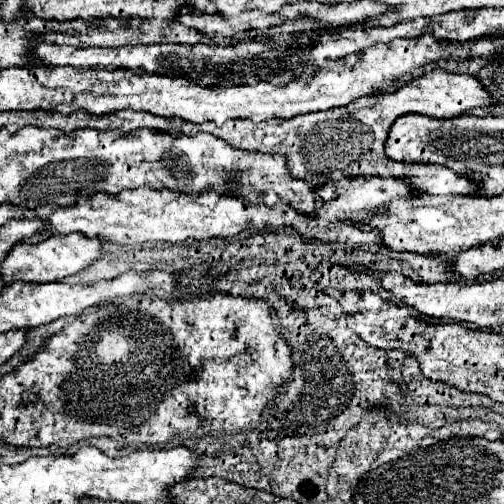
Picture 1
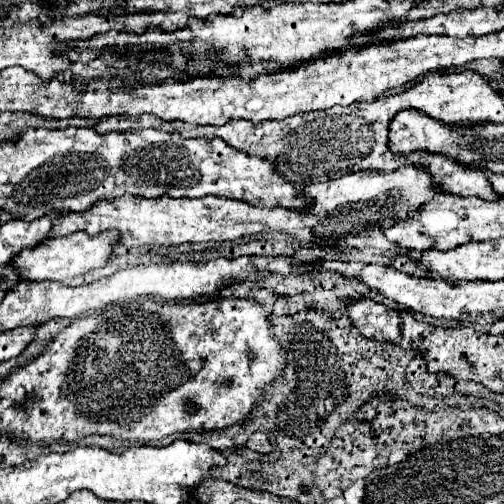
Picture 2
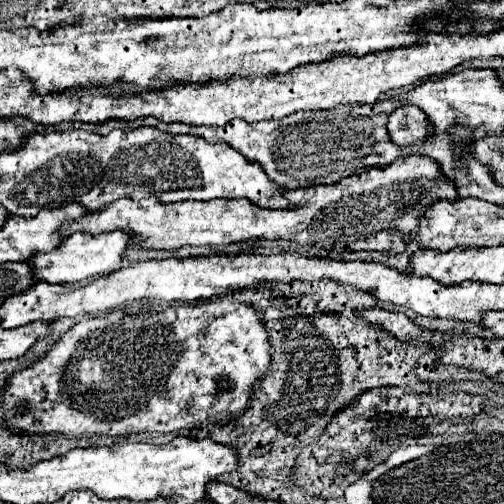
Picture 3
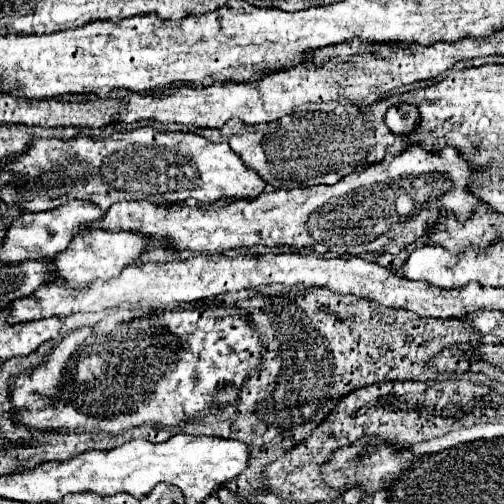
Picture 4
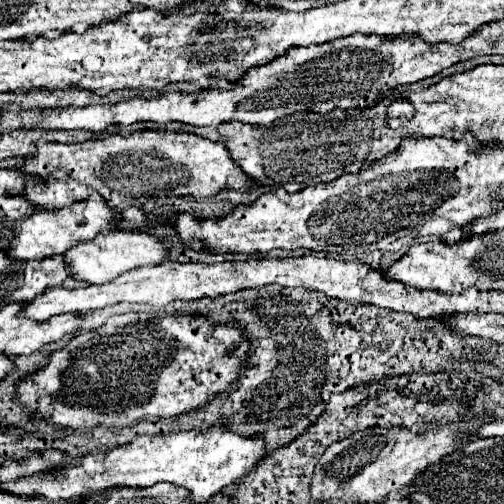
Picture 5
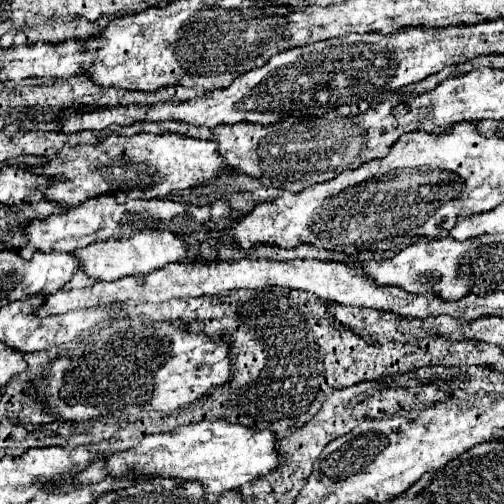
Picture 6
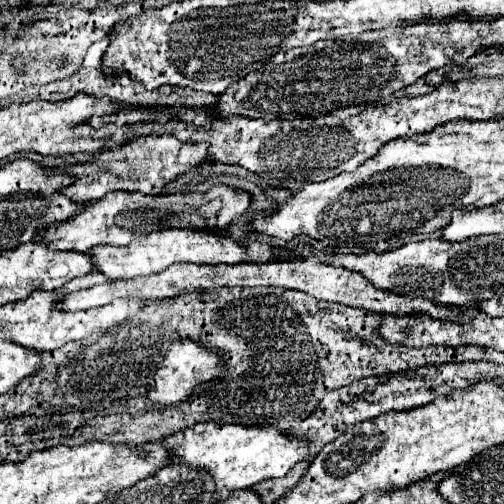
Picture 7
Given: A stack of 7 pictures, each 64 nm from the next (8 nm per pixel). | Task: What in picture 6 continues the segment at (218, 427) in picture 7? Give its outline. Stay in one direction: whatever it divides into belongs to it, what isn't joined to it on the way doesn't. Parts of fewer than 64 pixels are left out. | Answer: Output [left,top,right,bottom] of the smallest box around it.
[78,420,286,502]

